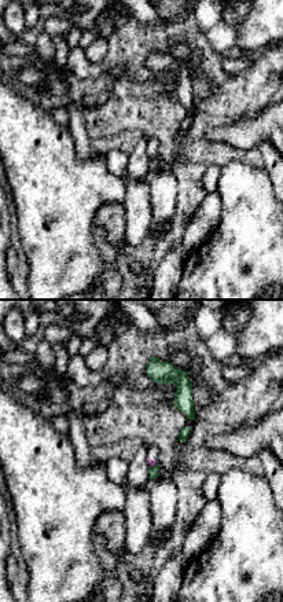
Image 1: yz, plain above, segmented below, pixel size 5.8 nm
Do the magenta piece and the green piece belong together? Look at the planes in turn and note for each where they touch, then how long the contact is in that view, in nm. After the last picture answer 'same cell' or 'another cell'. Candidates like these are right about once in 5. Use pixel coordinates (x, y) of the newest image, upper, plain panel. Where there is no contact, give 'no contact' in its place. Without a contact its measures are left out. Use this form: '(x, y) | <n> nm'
(153, 157) | 50 nm

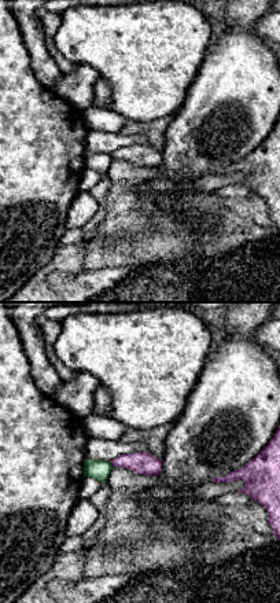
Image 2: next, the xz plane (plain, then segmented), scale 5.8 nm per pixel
(113, 157) | 40 nm

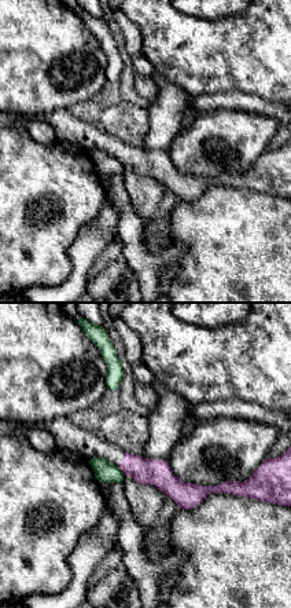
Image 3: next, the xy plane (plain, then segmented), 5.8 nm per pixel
(121, 161) | 60 nm

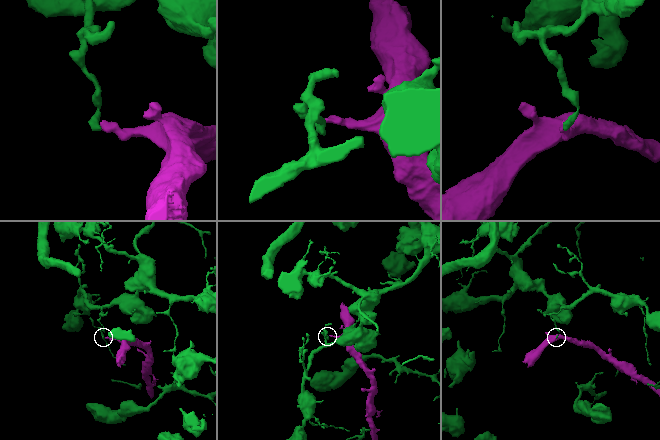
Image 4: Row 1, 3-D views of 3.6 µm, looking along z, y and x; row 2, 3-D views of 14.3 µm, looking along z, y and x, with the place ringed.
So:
another cell

